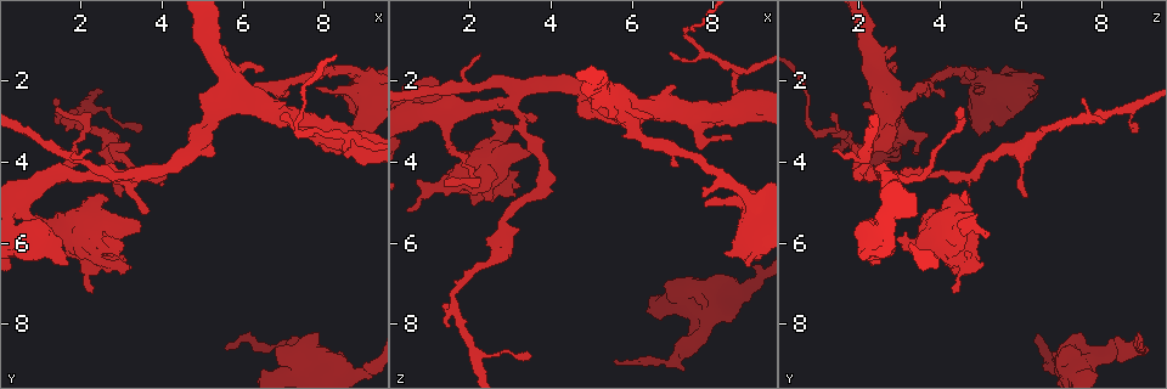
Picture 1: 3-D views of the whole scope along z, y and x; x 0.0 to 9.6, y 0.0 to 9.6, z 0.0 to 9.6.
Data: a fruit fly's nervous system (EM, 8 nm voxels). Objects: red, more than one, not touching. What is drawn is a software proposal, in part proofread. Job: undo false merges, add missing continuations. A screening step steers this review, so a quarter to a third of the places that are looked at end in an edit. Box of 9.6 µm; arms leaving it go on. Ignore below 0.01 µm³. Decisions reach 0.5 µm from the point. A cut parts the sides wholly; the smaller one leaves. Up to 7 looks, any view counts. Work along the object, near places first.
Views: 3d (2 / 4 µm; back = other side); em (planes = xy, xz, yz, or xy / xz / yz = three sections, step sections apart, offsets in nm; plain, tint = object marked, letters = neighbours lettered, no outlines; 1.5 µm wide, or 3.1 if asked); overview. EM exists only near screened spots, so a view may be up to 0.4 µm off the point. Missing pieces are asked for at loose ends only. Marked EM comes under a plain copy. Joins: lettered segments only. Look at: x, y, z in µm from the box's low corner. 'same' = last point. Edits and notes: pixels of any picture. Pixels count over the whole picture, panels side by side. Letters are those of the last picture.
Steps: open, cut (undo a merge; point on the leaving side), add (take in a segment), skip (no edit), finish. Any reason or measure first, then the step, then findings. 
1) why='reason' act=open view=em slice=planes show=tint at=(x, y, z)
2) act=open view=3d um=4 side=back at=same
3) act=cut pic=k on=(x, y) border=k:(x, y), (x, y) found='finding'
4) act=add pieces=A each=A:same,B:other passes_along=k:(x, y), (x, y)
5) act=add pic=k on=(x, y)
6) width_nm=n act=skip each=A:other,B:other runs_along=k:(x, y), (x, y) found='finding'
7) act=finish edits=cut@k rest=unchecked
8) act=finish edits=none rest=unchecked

why='thick turns thin' act=open view=em slice=planes show=letters at=(1.55, 5.70, 4.45)

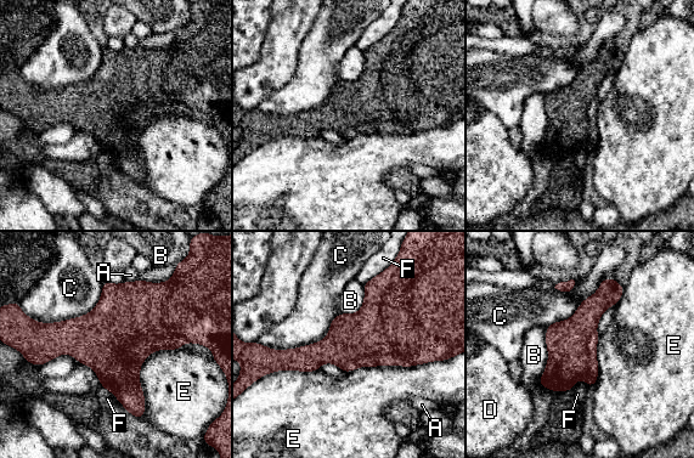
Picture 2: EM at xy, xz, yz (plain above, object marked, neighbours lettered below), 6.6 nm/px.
act=skip each=A:other,B:other,C:other,D:other,E:other,F:other border=2:(546, 328), (547, 365), (537, 384) found='continuous, no second neuron'

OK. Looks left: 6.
why='an open end' act=open view=3d um=2 at=(3.05, 4.80, 6.20)

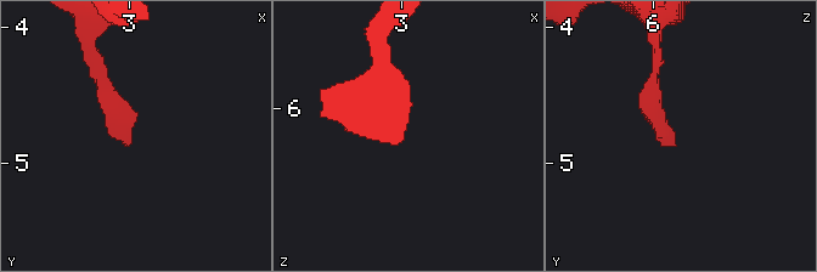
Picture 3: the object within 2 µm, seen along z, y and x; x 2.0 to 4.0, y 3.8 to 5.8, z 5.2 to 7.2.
act=open view=em slice=yz step=4 show=tint at=(3.00, 4.82, 6.18)

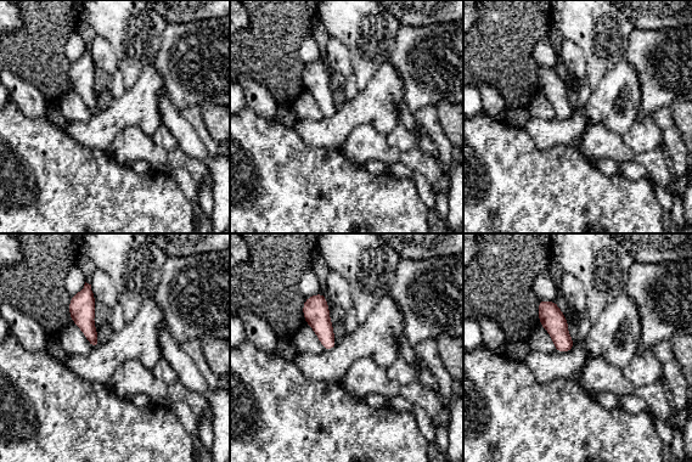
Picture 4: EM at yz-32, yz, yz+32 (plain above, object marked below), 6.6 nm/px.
why='another direction' act=open view=em slice=planes show=letters at=same

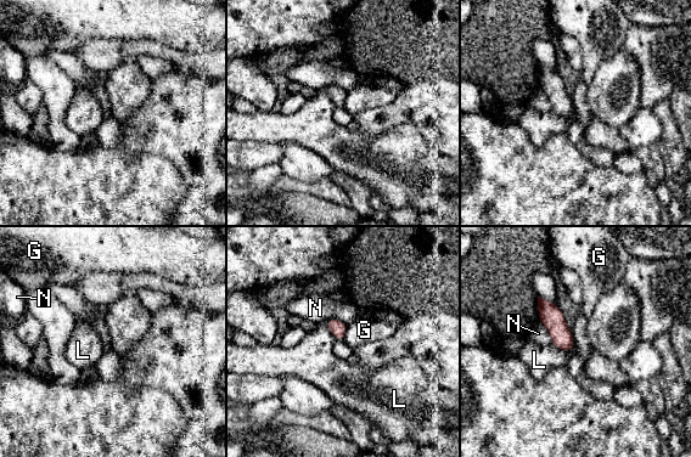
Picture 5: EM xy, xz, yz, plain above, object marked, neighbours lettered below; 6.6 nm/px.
width_nm=110 longest_contact=N:190nm act=skip each=G:other,L:other,N:other found='none of them fits'

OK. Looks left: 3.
why='thick end' act=open view=3d um=2 at=(8.25, 8.80, 6.80)

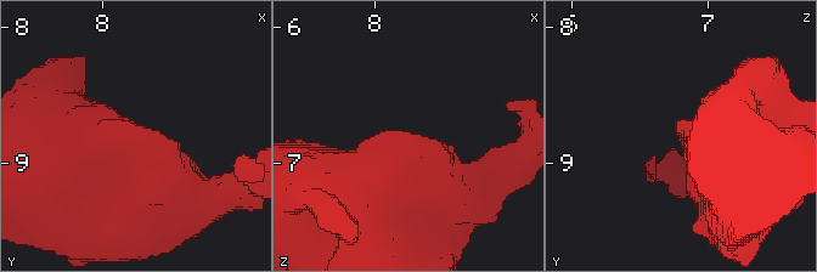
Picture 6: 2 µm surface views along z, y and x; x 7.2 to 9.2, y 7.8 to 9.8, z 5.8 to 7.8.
act=open view=em slice=xz step=8 show=letters at=(8.26, 8.78, 6.78)

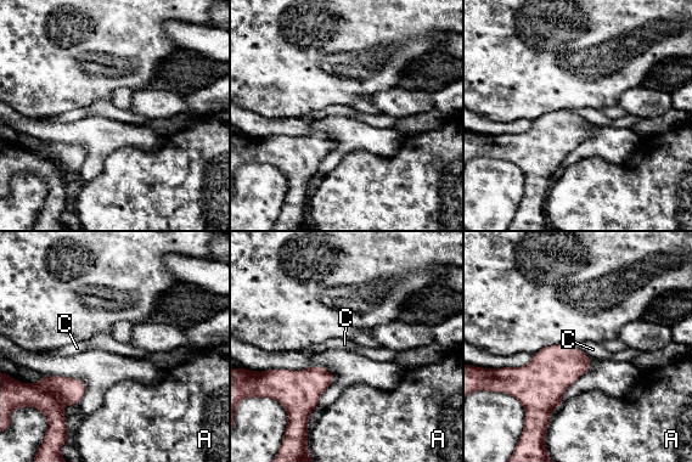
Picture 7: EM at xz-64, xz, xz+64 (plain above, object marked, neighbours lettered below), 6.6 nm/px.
width_nm=260 act=skip each=A:other,C:other found='no lettered segment goes on from it'

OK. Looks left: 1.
act=finish edits=none rest=unchecked

